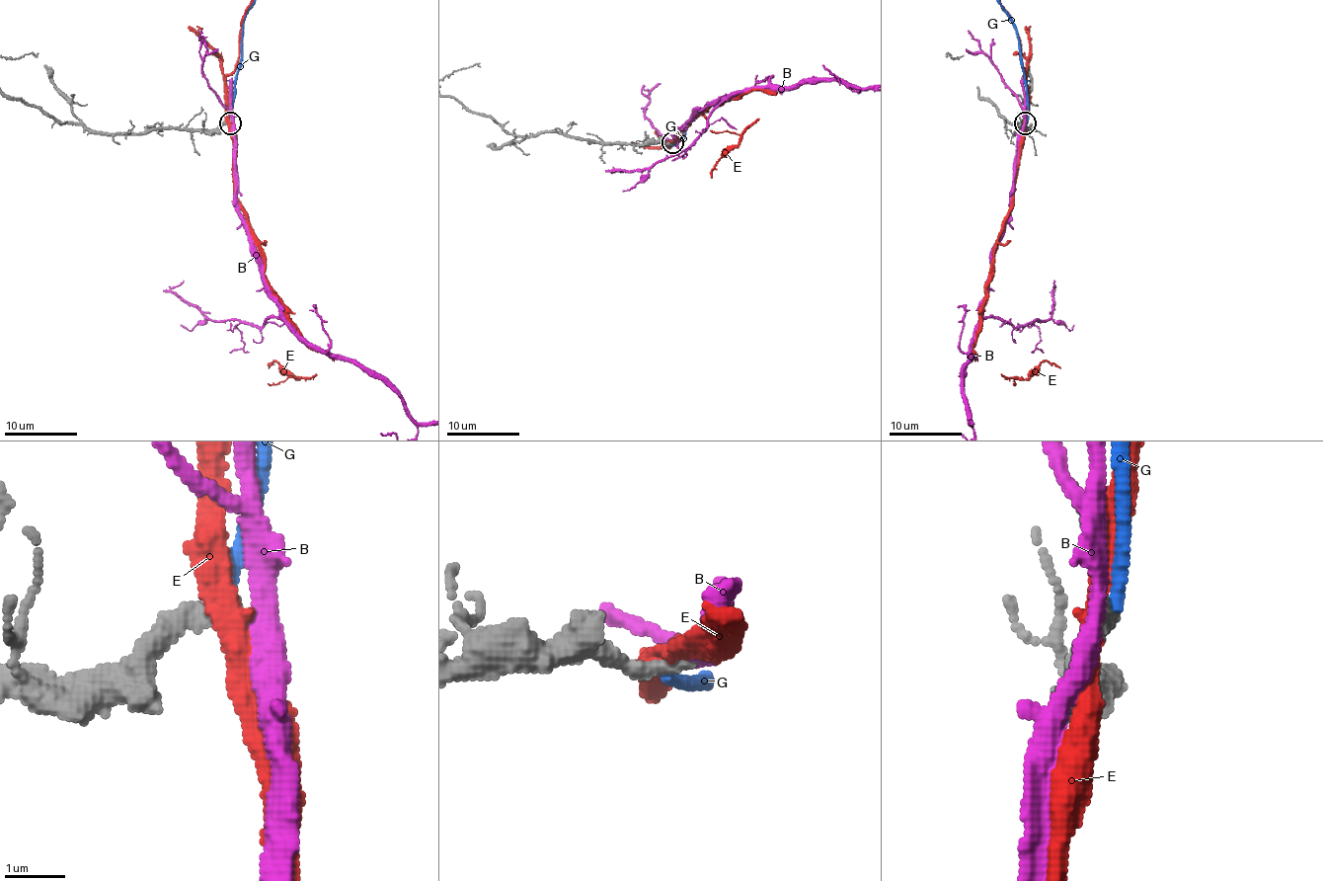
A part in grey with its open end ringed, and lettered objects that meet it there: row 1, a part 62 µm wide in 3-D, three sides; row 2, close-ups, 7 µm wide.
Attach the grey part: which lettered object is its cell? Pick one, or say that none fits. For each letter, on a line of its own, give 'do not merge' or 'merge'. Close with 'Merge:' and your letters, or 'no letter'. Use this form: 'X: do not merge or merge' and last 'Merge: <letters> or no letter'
B: merge
E: do not merge
G: do not merge
Merge: B

